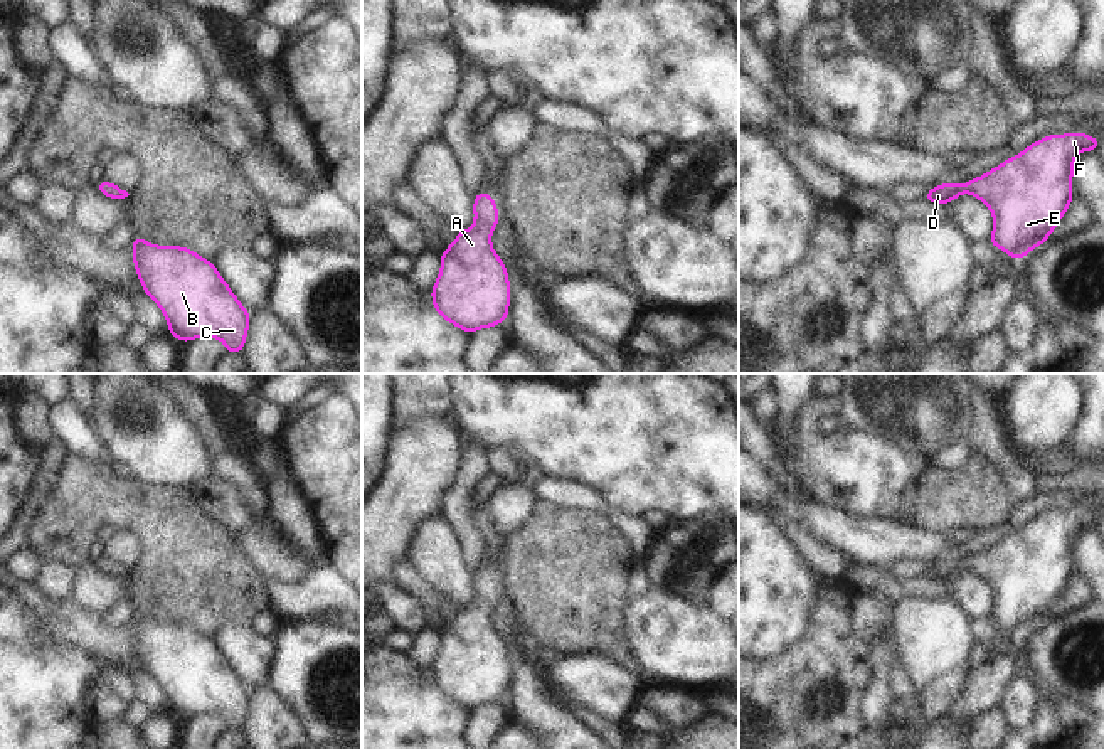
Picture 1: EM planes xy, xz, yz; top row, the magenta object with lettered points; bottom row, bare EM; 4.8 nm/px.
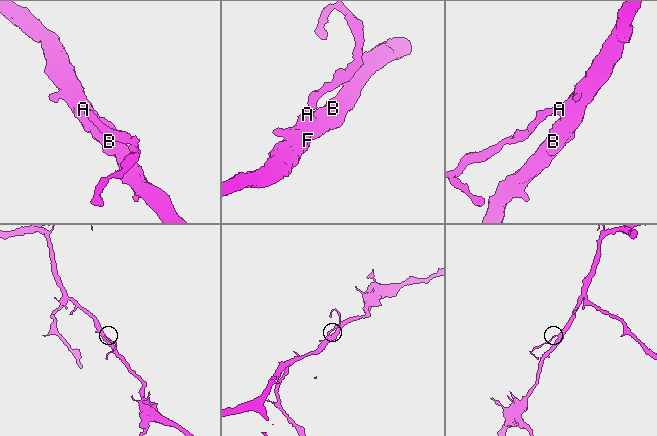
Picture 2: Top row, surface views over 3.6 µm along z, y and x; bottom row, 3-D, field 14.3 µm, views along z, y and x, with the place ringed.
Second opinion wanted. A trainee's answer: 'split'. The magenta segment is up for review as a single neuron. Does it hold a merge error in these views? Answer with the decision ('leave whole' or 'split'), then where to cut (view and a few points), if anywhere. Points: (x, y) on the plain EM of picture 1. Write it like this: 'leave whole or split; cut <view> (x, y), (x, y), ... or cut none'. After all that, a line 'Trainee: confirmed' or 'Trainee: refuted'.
leave whole; cut none
Trainee: refuted

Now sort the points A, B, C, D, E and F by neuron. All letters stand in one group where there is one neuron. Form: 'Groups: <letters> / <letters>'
Groups: A B C D E F

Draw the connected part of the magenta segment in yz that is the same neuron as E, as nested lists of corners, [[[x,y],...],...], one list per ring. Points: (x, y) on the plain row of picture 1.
[[[1055,510],[1028,522],[964,562],[936,562],[924,572],[931,581],[951,581],[969,569],[993,591],[990,621],[1020,638],[1047,619],[1074,576],[1074,535],[1094,529],[1101,517],[1079,510]]]

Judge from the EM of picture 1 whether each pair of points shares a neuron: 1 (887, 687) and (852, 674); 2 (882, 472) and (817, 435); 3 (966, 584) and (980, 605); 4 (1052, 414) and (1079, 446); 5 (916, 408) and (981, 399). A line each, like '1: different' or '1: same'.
1: different
2: same
3: same
4: different
5: different

